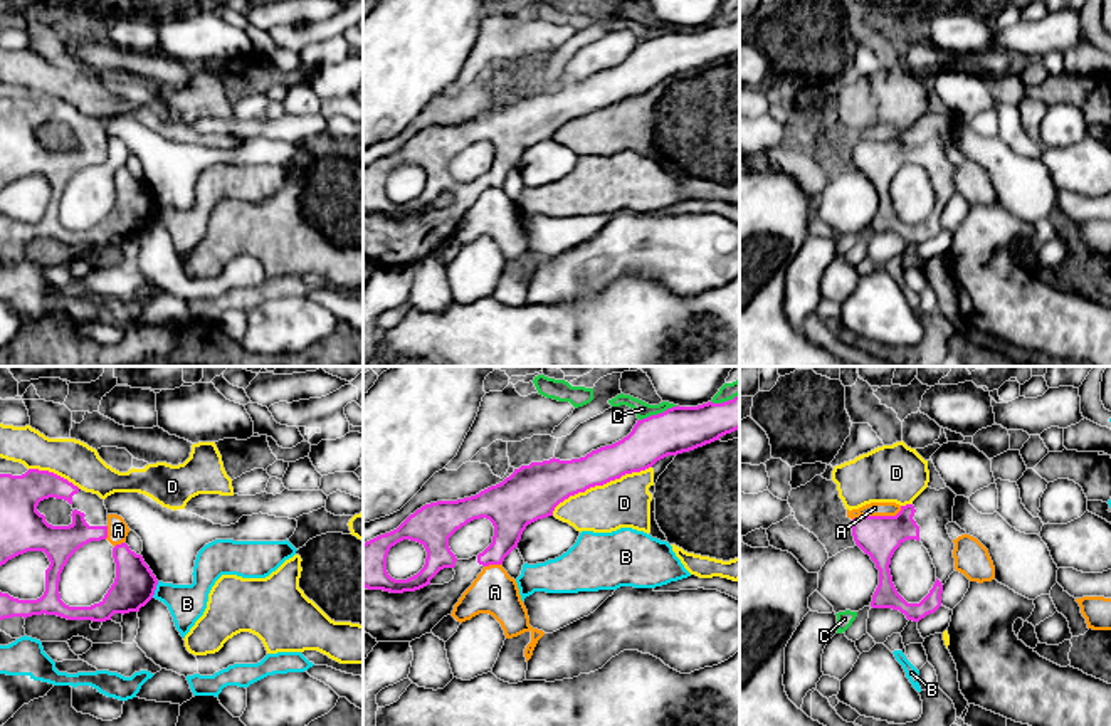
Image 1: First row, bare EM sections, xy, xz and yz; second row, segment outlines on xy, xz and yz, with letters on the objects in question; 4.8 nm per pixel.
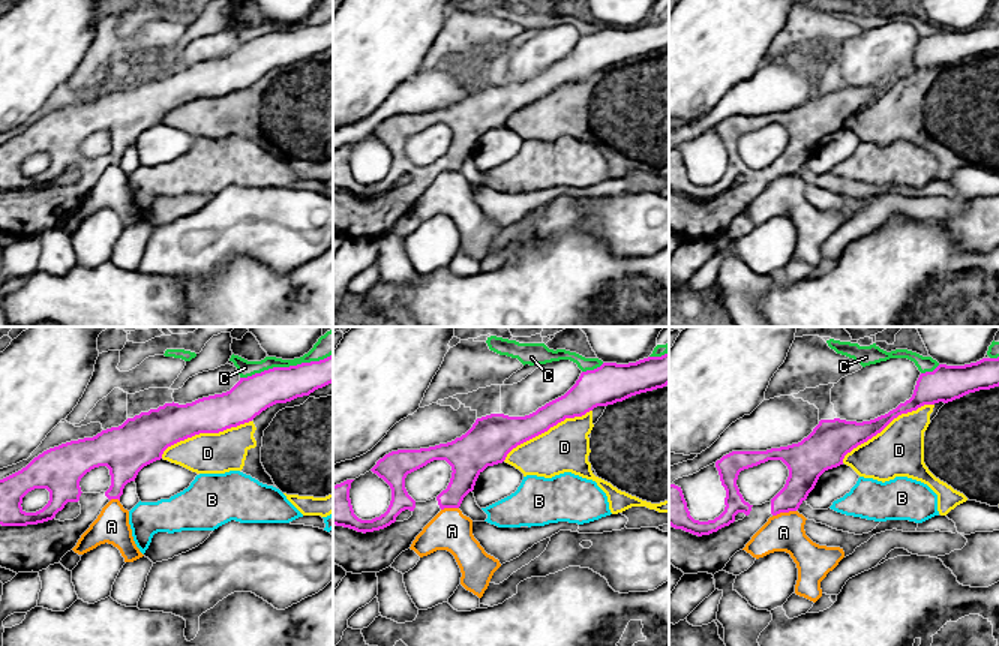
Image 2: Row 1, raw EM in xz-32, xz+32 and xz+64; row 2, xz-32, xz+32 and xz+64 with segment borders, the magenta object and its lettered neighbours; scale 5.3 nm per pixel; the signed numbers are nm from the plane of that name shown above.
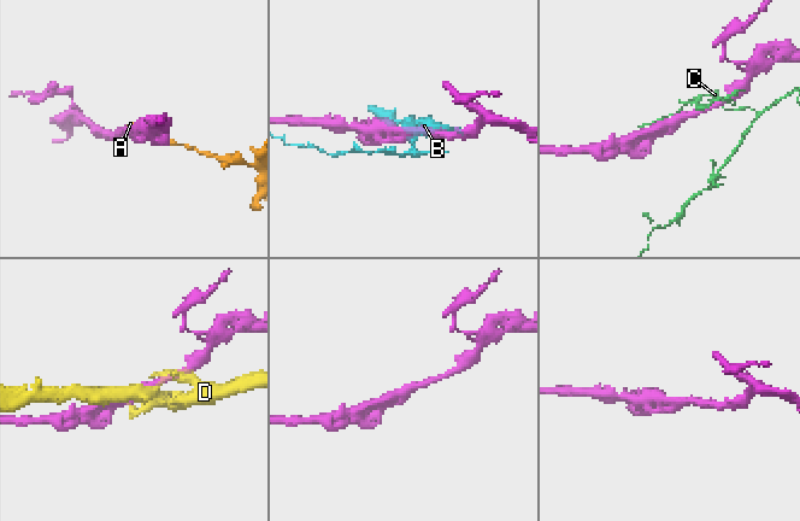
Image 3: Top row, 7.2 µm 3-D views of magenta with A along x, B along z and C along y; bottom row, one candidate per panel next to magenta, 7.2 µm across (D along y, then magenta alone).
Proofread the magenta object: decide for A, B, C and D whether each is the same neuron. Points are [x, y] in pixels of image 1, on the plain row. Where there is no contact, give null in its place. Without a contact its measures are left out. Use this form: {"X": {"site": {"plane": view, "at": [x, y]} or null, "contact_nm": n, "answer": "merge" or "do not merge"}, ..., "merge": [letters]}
{"A": {"site": {"plane": "yz", "at": [878, 140]}, "contact_nm": 240, "answer": "do not merge"}, "B": {"site": {"plane": "xy", "at": [155, 212]}, "contact_nm": 90, "answer": "do not merge"}, "C": {"site": {"plane": "xz", "at": [658, 37]}, "contact_nm": 200, "answer": "do not merge"}, "D": {"site": {"plane": "xz", "at": [599, 108]}, "contact_nm": 550, "answer": "do not merge"}, "merge": []}

